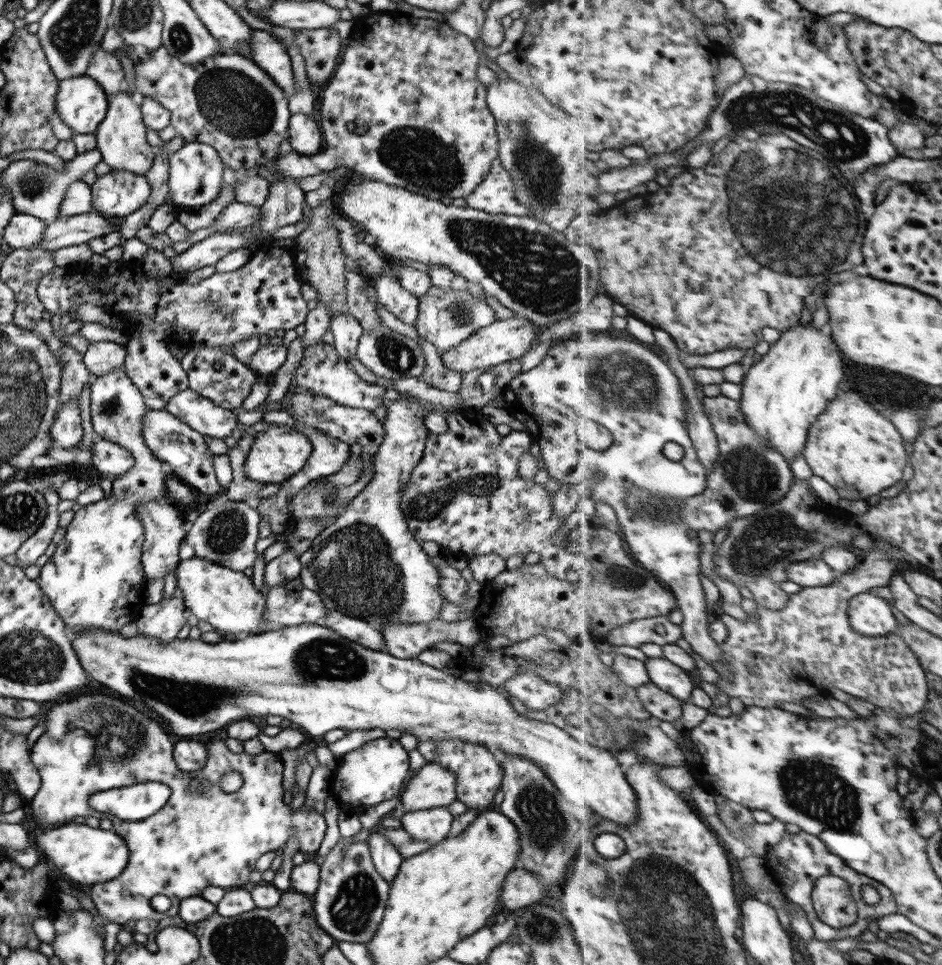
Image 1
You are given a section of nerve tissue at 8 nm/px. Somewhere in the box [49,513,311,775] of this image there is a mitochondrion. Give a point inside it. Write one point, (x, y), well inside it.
(94, 748)

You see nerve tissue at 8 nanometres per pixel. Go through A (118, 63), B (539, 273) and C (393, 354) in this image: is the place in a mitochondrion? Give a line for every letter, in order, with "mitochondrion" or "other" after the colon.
A: other
B: mitochondrion
C: mitochondrion

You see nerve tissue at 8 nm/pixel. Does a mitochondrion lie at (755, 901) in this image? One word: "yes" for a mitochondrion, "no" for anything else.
no

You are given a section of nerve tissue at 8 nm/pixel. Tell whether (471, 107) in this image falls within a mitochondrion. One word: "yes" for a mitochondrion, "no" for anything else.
no

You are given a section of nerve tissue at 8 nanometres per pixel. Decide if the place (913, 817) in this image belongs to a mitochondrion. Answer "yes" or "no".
no

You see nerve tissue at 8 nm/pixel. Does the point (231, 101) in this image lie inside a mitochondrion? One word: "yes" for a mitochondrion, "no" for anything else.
yes

